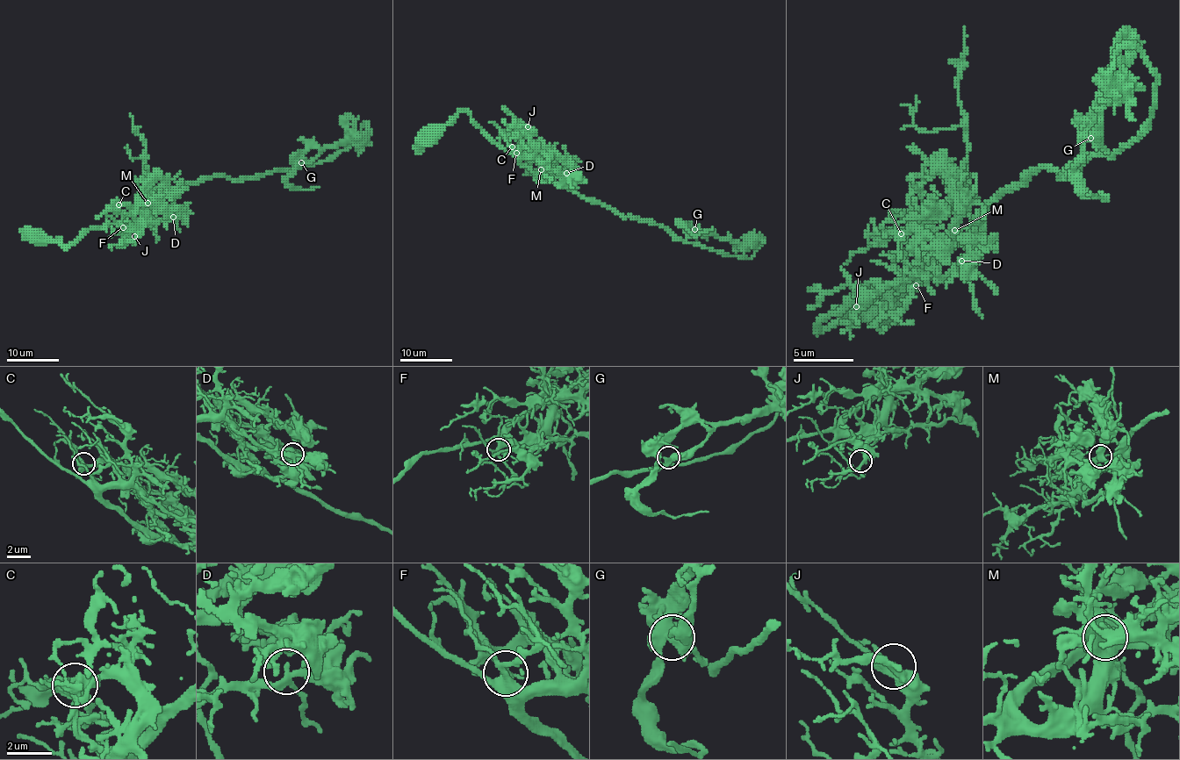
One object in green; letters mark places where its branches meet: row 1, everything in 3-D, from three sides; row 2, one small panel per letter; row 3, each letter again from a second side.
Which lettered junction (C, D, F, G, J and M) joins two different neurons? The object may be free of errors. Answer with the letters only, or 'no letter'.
no letter

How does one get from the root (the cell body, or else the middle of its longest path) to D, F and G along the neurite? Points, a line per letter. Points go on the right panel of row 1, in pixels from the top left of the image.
D: (874, 306), (820, 330), (862, 290), (928, 270), (946, 276), (961, 261)
F: (874, 306), (853, 309), (820, 330), (829, 315), (838, 315), (862, 290), (889, 288), (919, 276), (916, 285)
G: (874, 306), (820, 330), (922, 276), (1030, 171), (1126, 146), (1156, 81), (1135, 48), (1090, 138)

